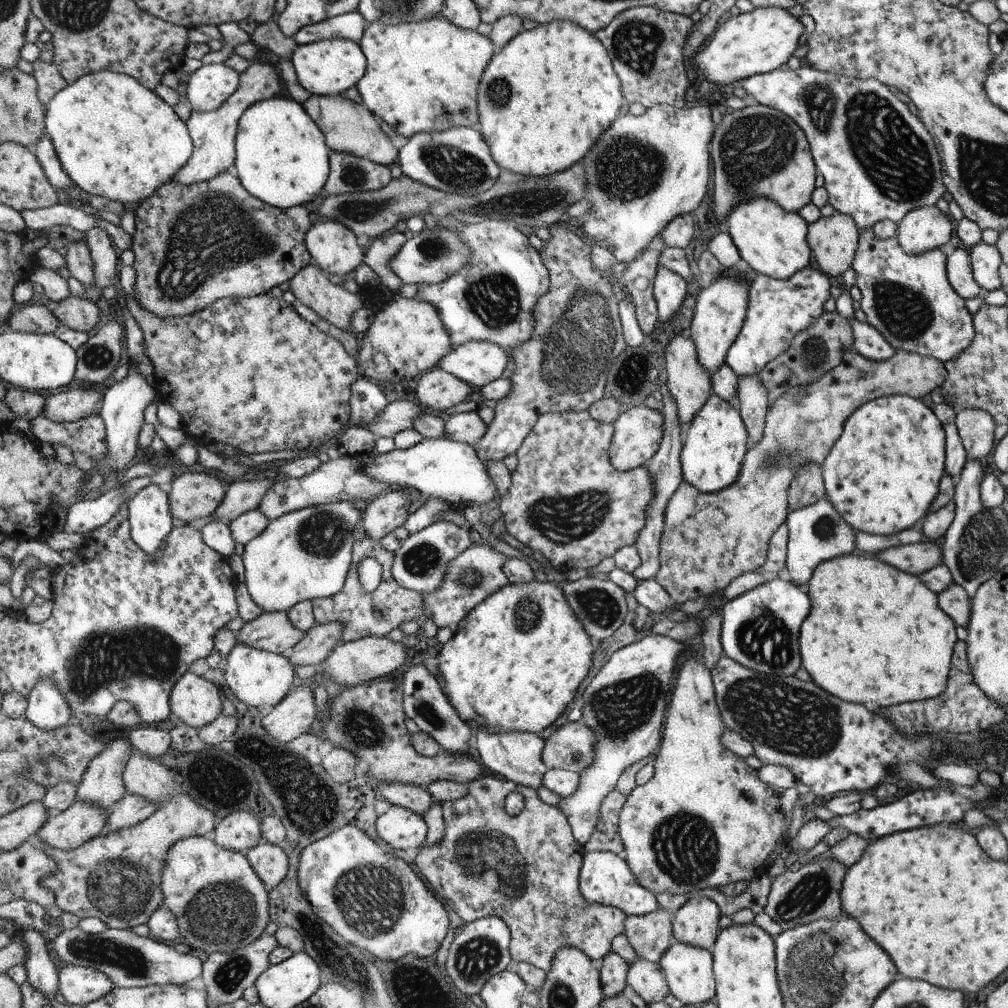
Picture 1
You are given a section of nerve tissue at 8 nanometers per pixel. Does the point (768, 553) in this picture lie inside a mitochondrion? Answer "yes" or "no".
no

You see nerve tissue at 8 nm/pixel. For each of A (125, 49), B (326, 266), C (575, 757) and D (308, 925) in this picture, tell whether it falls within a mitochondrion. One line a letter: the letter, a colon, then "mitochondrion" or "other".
A: other
B: other
C: mitochondrion
D: mitochondrion

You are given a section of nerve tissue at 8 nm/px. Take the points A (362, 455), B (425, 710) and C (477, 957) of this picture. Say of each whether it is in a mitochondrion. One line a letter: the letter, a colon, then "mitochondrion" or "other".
A: other
B: mitochondrion
C: mitochondrion

